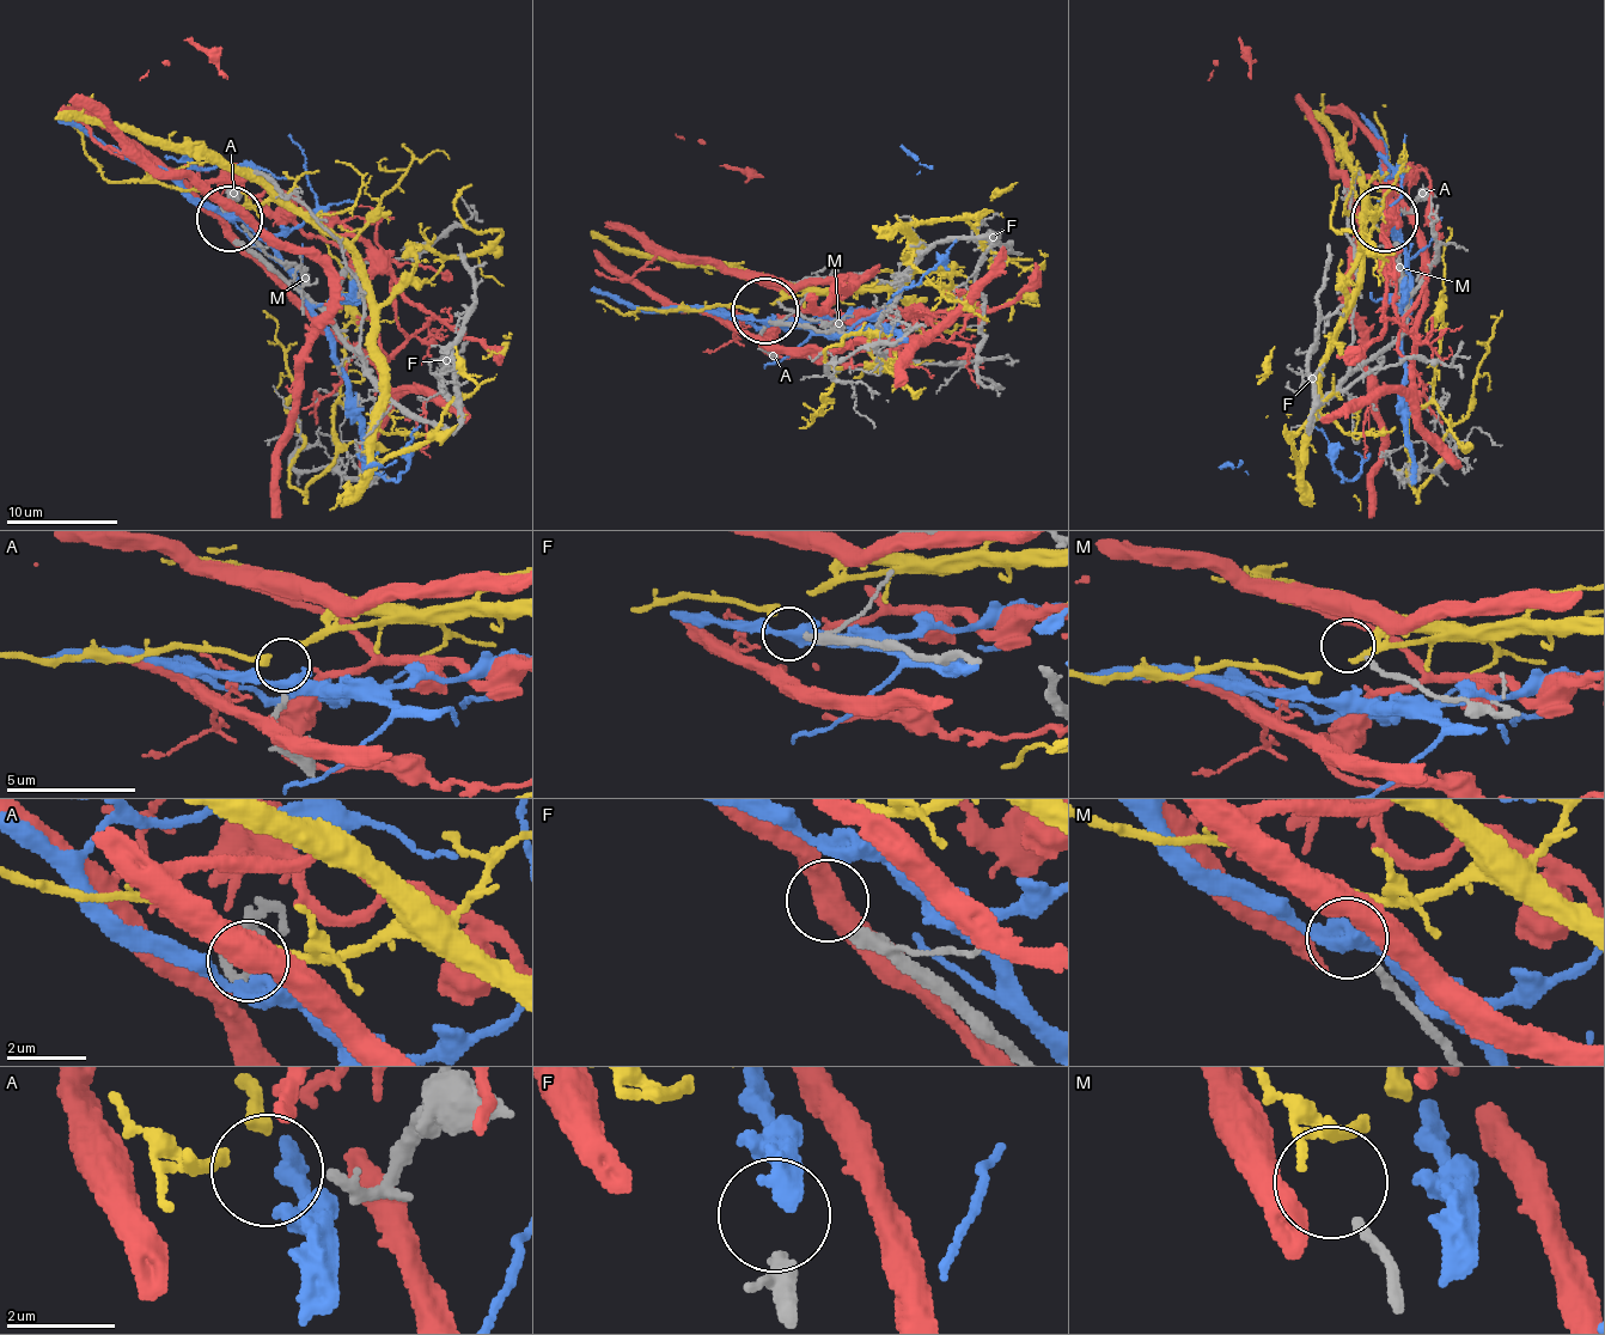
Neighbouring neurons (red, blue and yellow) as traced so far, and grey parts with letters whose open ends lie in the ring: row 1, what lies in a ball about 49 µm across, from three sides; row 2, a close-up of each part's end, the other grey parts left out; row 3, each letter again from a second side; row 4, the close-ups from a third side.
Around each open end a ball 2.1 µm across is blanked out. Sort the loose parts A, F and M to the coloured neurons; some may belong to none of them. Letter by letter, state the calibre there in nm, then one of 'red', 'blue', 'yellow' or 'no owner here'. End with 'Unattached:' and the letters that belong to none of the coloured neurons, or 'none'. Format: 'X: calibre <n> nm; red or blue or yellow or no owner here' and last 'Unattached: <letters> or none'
A: calibre 220 nm; yellow
F: calibre 280 nm; no owner here
M: calibre 180 nm; no owner here
Unattached: F, M

